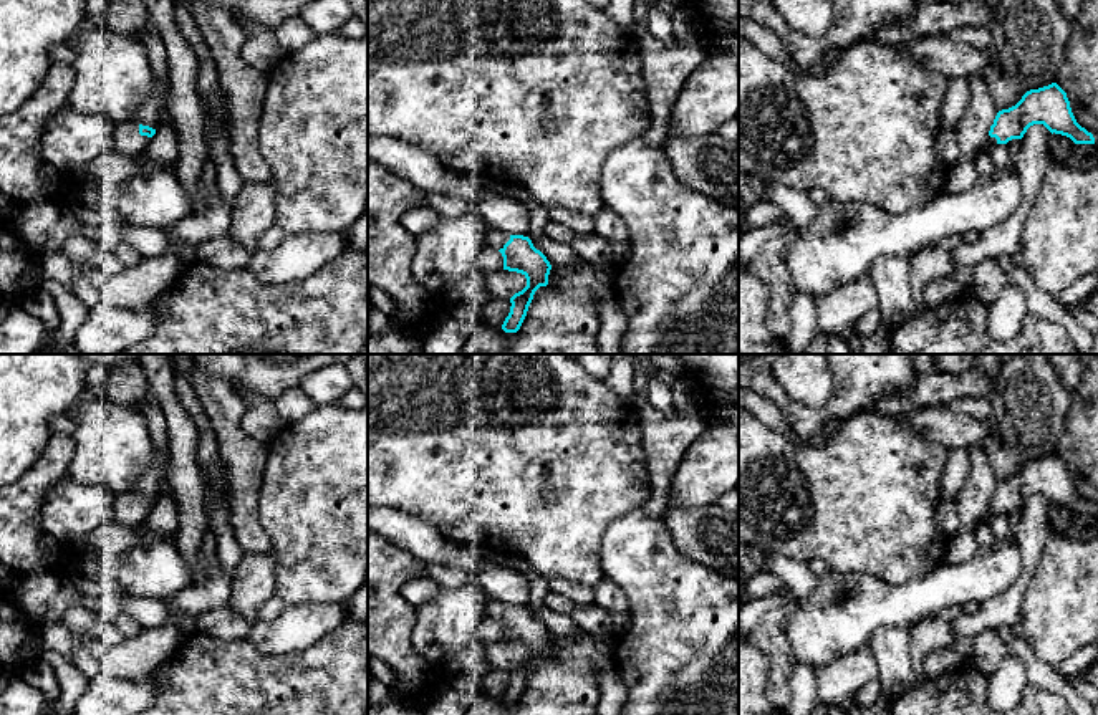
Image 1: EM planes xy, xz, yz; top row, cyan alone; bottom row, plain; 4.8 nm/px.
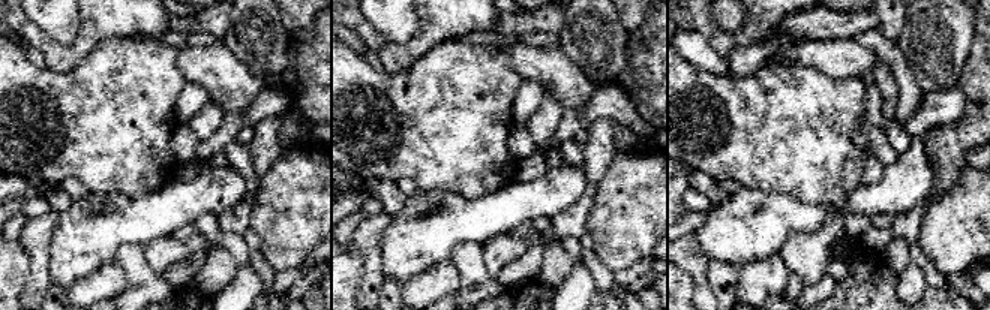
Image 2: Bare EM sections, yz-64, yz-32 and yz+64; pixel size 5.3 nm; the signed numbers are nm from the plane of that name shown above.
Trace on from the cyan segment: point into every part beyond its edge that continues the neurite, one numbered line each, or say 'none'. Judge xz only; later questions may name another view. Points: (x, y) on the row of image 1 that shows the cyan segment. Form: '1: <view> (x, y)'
1: xz (494, 237)

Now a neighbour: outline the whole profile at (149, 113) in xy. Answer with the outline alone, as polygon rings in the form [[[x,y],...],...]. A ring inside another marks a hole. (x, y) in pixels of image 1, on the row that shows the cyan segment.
[[[154,78],[152,91],[144,101],[144,104],[139,108],[136,116],[131,119],[131,122],[149,126],[152,129],[157,129],[161,124],[161,111],[166,106],[166,86]]]

